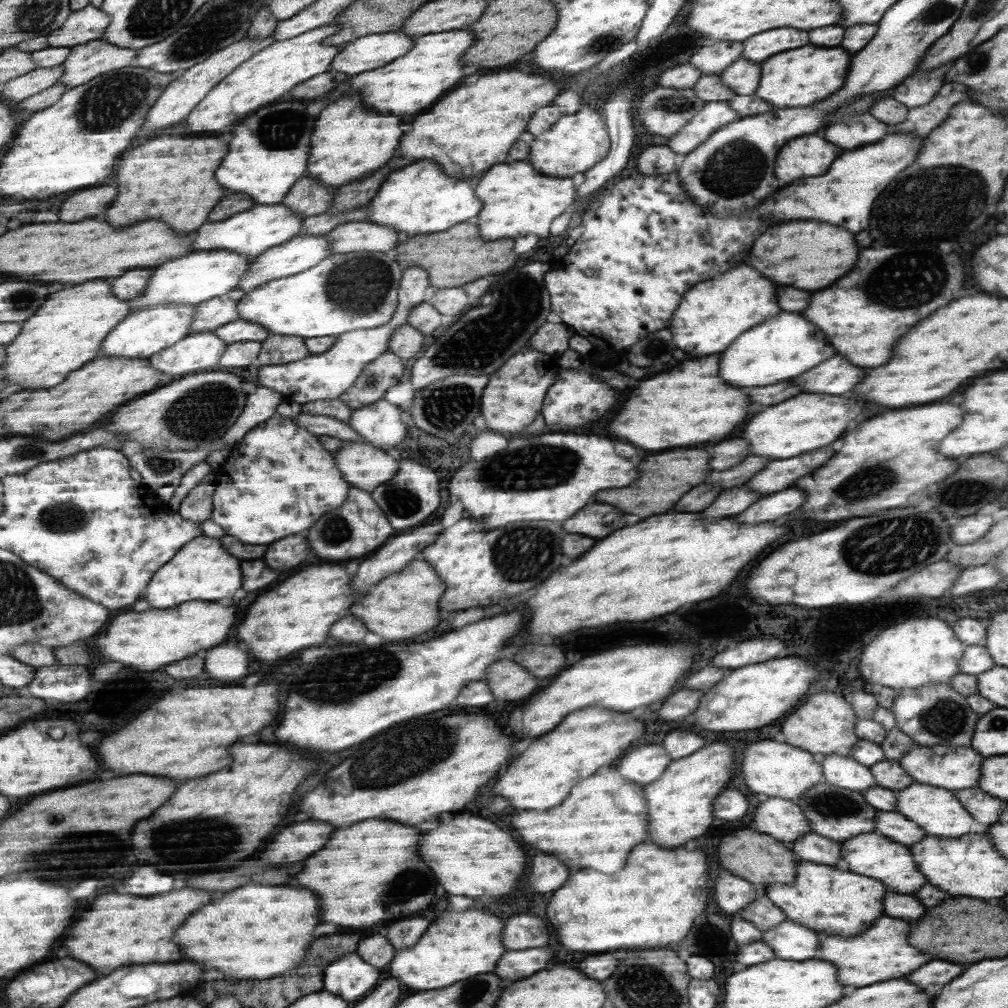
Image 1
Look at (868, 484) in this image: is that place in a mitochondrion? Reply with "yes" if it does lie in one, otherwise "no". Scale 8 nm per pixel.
yes

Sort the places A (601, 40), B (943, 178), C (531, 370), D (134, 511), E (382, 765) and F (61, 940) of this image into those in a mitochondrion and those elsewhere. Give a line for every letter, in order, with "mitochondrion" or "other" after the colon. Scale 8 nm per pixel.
A: mitochondrion
B: mitochondrion
C: other
D: other
E: mitochondrion
F: other

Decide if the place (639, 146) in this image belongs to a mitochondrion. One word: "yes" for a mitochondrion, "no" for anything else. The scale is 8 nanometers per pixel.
no

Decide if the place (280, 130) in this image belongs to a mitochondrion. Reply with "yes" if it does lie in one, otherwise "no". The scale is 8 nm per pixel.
yes

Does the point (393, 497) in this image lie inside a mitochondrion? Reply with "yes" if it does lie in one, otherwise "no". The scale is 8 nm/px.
yes

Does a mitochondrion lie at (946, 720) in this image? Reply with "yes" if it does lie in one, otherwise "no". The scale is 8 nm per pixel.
yes

